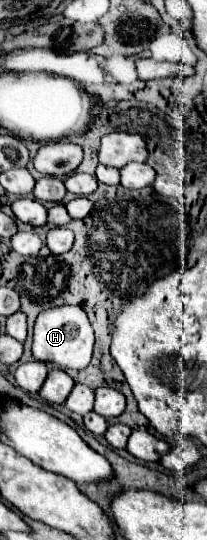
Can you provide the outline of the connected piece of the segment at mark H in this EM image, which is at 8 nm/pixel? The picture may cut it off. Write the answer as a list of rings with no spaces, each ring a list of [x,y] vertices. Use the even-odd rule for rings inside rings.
[[[74,306],[50,308],[38,316],[34,324],[34,342],[32,342],[32,354],[36,360],[52,362],[54,366],[64,370],[68,368],[82,370],[90,364],[92,348],[94,348],[94,330],[82,308],[74,308]]]

